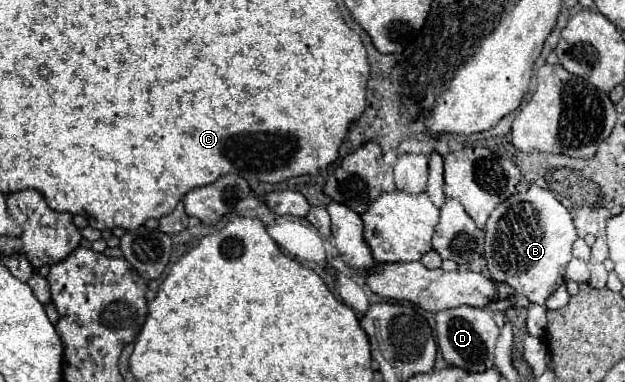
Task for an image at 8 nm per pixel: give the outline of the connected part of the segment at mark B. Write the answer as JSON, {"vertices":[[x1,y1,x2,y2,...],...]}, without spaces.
{"vertices":[[532,186,524,194,518,192,506,202,500,202,484,232,484,258,494,280,510,284,524,294,530,304,544,304,544,300,564,282,564,272,572,260,570,246,578,238,570,212,540,186]]}

